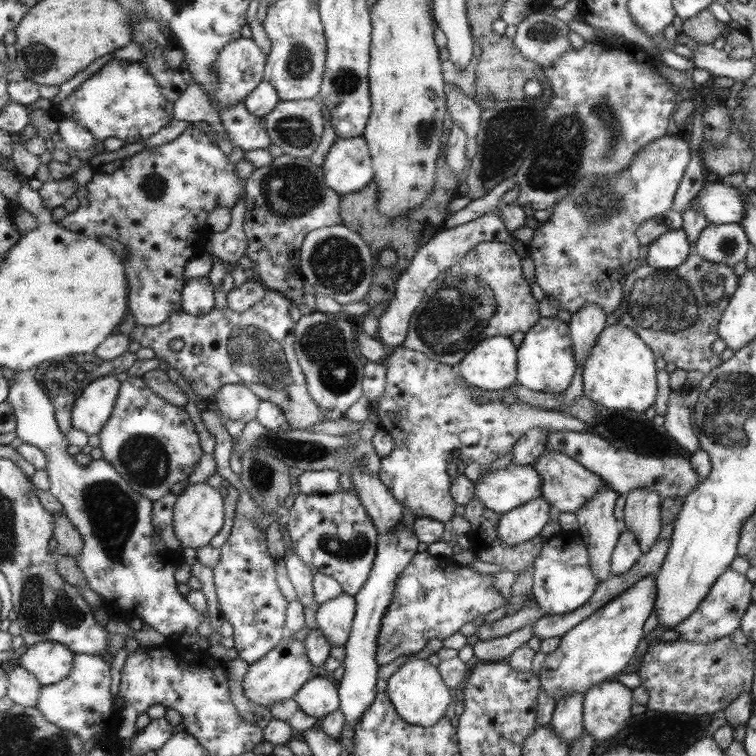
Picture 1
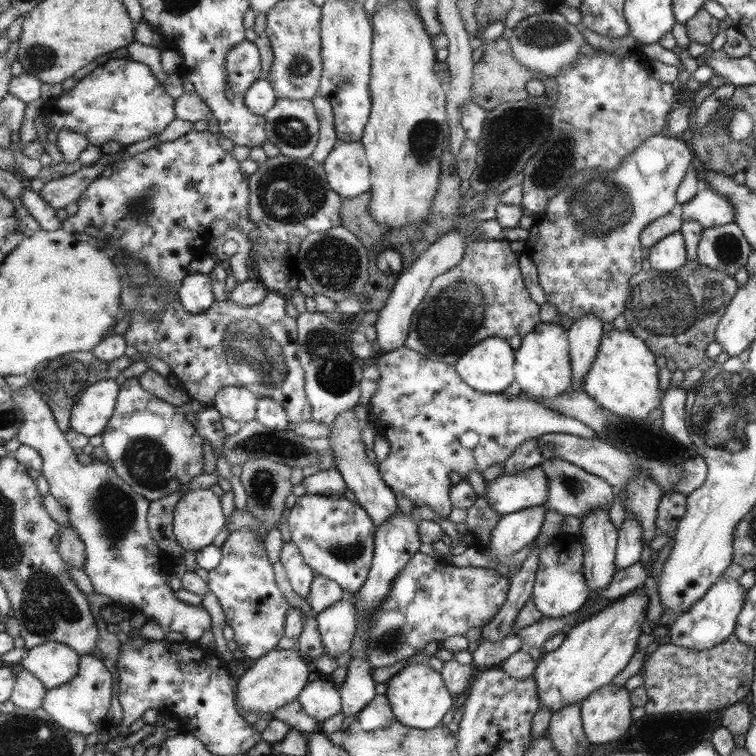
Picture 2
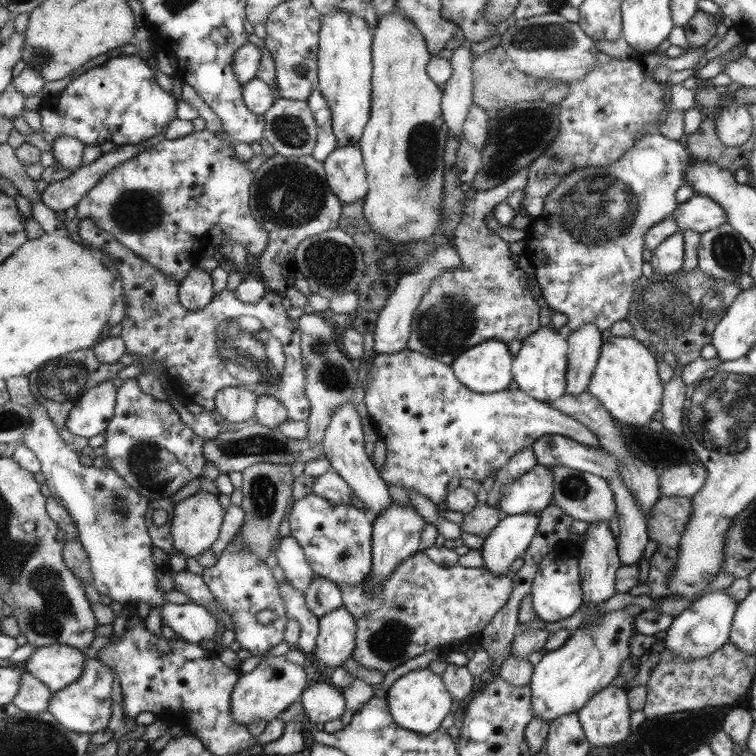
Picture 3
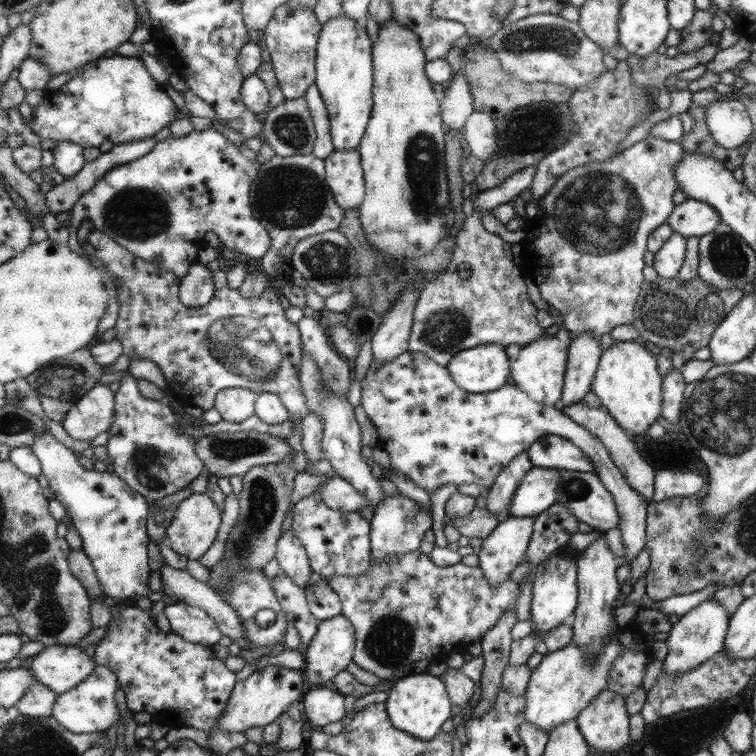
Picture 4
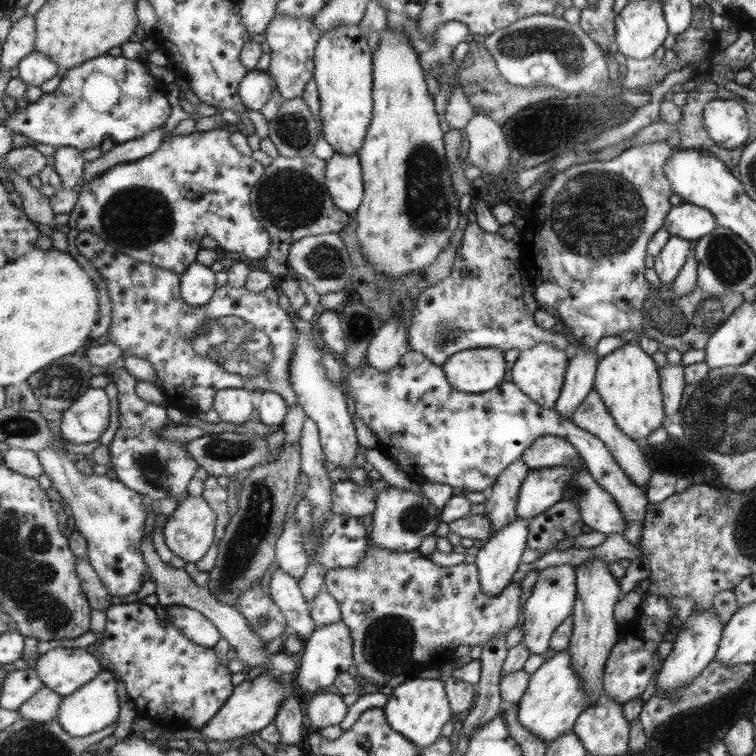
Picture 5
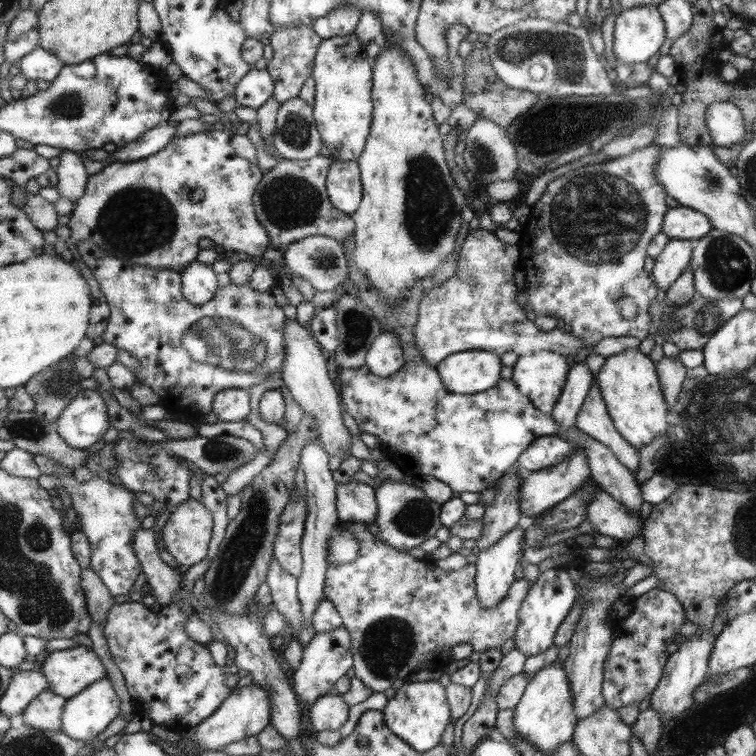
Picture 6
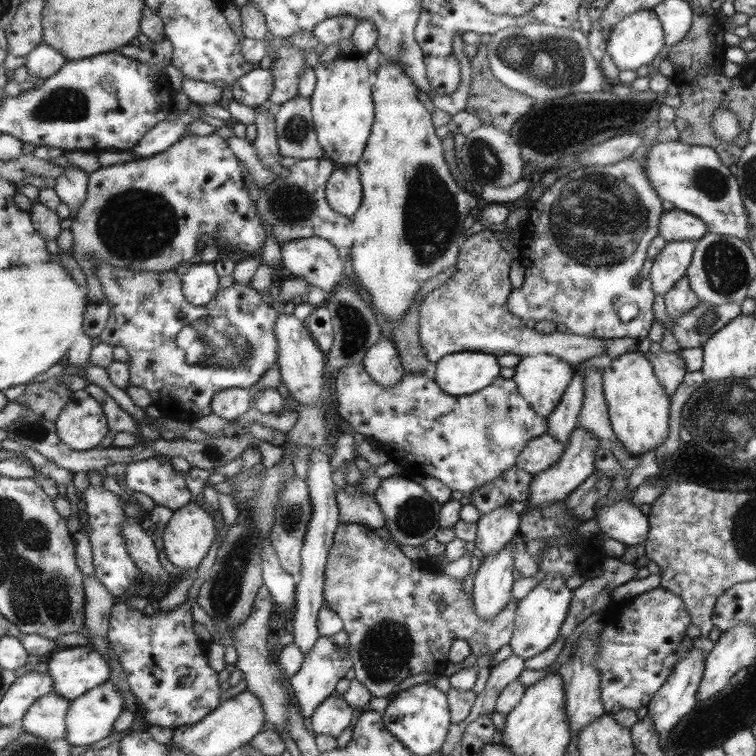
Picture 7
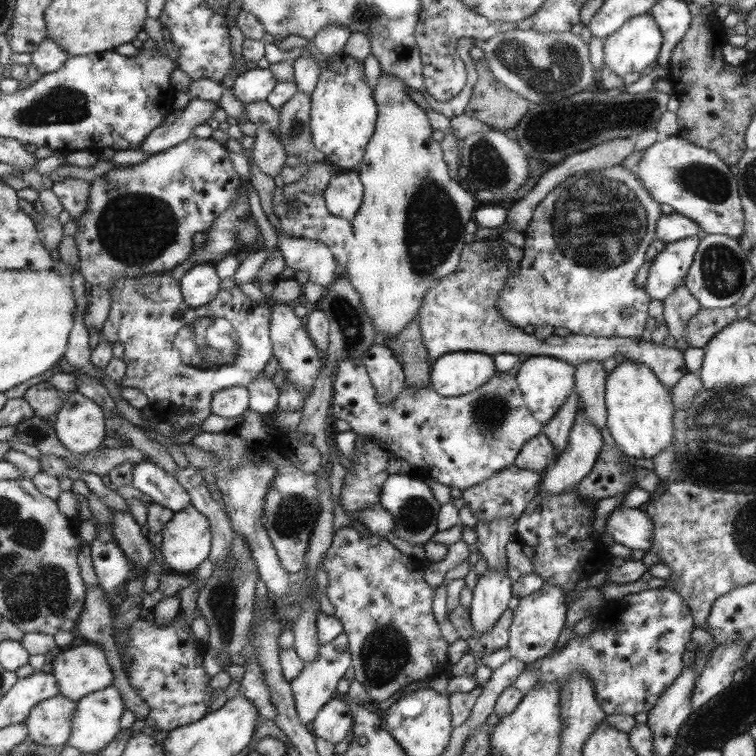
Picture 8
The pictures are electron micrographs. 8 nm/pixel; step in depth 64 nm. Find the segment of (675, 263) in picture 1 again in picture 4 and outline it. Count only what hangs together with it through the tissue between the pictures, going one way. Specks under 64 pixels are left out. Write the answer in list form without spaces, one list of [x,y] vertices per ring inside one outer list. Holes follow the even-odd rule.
[[[673,232],[670,239],[655,255],[653,267],[662,279],[676,279],[686,262],[687,238]]]

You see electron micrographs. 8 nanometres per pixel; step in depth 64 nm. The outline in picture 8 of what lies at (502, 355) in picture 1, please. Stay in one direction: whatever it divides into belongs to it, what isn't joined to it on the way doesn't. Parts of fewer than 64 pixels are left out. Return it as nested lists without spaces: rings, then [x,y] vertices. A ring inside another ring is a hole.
[[[454,352],[433,362],[429,385],[440,396],[455,397],[483,385],[496,372],[496,364],[487,353]]]

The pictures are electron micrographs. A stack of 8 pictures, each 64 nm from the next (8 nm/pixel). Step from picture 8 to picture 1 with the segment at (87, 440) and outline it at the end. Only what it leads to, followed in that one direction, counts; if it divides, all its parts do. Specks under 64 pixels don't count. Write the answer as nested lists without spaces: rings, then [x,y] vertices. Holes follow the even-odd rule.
[[[114,375],[98,377],[87,384],[71,412],[73,428],[90,436],[99,435],[113,414],[121,386]]]

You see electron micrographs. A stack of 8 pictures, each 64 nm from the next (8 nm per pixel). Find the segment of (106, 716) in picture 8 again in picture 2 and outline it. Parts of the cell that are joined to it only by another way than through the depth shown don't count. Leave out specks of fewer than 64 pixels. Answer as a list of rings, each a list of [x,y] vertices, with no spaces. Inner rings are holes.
[[[84,654],[80,659],[79,674],[71,682],[50,691],[46,690],[42,710],[48,712],[58,726],[87,738],[108,724],[106,716],[110,708],[110,688],[112,688],[112,676],[102,659],[98,660],[92,658],[91,654]]]

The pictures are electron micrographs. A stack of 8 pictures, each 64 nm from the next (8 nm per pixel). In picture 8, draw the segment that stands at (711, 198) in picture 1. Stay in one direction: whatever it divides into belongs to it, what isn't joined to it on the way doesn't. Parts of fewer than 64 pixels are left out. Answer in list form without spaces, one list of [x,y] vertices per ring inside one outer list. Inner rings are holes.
[[[666,210],[659,219],[656,239],[668,244],[684,240],[688,236],[701,237],[703,236],[702,229],[688,217]]]

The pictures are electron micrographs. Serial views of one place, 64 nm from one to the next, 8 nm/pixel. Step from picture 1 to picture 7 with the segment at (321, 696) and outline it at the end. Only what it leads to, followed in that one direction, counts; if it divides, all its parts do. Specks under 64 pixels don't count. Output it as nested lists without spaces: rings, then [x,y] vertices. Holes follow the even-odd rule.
[[[330,696],[314,710],[310,724],[316,736],[330,735],[338,739],[342,732],[355,721],[355,714],[357,711],[352,709],[344,699]]]

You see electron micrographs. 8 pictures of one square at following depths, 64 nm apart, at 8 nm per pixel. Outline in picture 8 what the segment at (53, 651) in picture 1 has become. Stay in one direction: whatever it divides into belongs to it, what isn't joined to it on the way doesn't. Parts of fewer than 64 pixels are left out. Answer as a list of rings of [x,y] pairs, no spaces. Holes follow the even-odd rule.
[[[88,645],[73,646],[60,652],[52,661],[52,674],[59,683],[60,694],[72,702],[78,702],[92,693],[110,687],[112,680],[115,680],[115,674],[112,674],[110,662],[106,662],[106,657],[100,648]]]

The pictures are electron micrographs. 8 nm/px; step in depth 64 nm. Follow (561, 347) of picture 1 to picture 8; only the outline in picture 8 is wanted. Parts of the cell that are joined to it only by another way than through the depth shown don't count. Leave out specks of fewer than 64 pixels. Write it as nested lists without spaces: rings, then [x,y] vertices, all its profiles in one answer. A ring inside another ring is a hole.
[[[530,356],[521,364],[516,378],[527,407],[544,427],[559,414],[569,396],[575,391],[575,366],[559,360],[558,357]]]

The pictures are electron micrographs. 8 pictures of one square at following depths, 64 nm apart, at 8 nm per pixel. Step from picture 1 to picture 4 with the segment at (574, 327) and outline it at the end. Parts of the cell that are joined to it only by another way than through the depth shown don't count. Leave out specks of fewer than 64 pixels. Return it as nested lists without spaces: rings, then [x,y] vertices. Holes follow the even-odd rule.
[[[583,332],[580,336],[572,335],[572,342],[567,348],[566,382],[558,408],[564,410],[564,406],[578,404],[591,392],[602,352],[599,340],[589,332]]]

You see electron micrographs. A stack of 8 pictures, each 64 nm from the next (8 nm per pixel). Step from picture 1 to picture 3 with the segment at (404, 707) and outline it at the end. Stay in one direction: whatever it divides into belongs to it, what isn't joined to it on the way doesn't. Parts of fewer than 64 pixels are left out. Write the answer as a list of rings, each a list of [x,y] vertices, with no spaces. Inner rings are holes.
[[[418,667],[399,677],[385,696],[396,725],[423,736],[439,731],[442,720],[450,714],[450,706],[452,706],[452,698],[450,698],[444,683],[443,677],[430,671],[428,667]]]

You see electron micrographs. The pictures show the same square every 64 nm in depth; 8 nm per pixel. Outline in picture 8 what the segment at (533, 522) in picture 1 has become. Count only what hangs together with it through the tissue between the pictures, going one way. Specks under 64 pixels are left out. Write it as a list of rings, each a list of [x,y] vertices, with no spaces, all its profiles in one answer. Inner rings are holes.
[[[487,570],[479,579],[473,590],[473,599],[469,607],[474,632],[490,632],[499,622],[508,602],[514,595],[511,589],[512,580],[505,570]]]

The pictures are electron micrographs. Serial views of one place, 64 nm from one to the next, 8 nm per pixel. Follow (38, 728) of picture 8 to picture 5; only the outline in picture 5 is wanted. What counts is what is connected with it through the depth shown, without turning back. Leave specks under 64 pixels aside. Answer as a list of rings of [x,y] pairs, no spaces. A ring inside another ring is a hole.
[[[44,687],[28,700],[28,703],[20,709],[22,717],[32,722],[44,724],[58,720],[58,712],[63,697],[59,693]]]

